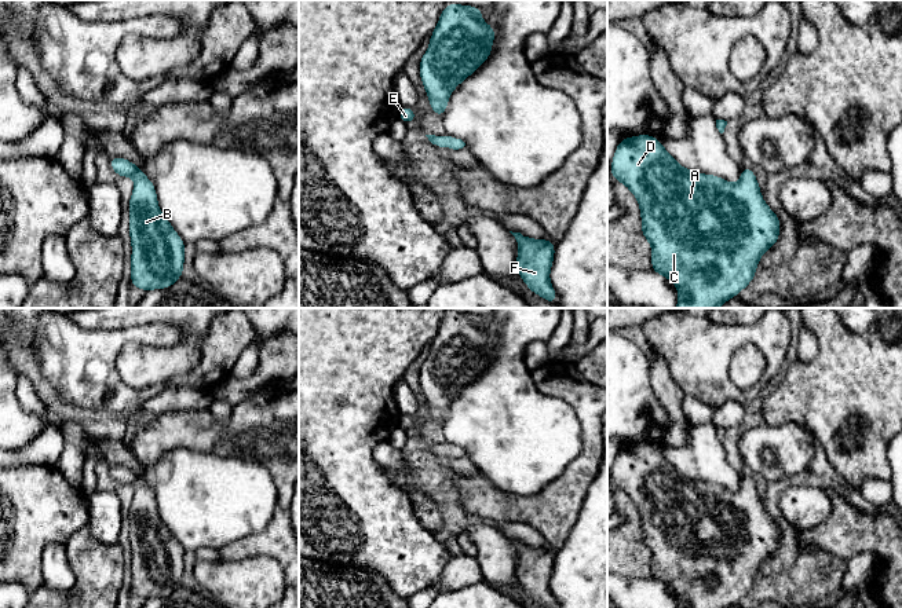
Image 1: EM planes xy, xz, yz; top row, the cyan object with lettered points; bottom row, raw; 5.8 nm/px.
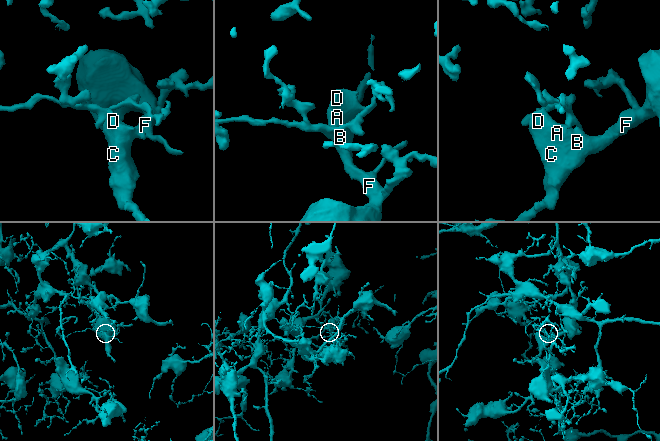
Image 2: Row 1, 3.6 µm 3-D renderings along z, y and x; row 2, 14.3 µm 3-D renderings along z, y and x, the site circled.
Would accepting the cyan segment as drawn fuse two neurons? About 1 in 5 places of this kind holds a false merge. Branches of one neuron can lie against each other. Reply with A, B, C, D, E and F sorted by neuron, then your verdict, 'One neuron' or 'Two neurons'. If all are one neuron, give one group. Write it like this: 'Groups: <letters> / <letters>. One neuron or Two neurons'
Groups: A B C D E F. One neuron

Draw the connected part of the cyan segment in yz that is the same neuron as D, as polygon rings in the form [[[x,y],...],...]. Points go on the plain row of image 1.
[[[643,442],[620,448],[610,480],[638,506],[642,542],[651,553],[653,579],[675,590],[679,608],[737,605],[752,590],[760,565],[779,546],[779,525],[764,510],[748,475],[742,475],[737,492],[691,480],[657,446]]]

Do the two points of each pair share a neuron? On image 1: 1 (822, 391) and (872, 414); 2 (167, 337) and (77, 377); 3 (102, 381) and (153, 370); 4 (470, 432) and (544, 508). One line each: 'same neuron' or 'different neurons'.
1: same neuron
2: same neuron
3: different neurons
4: different neurons

